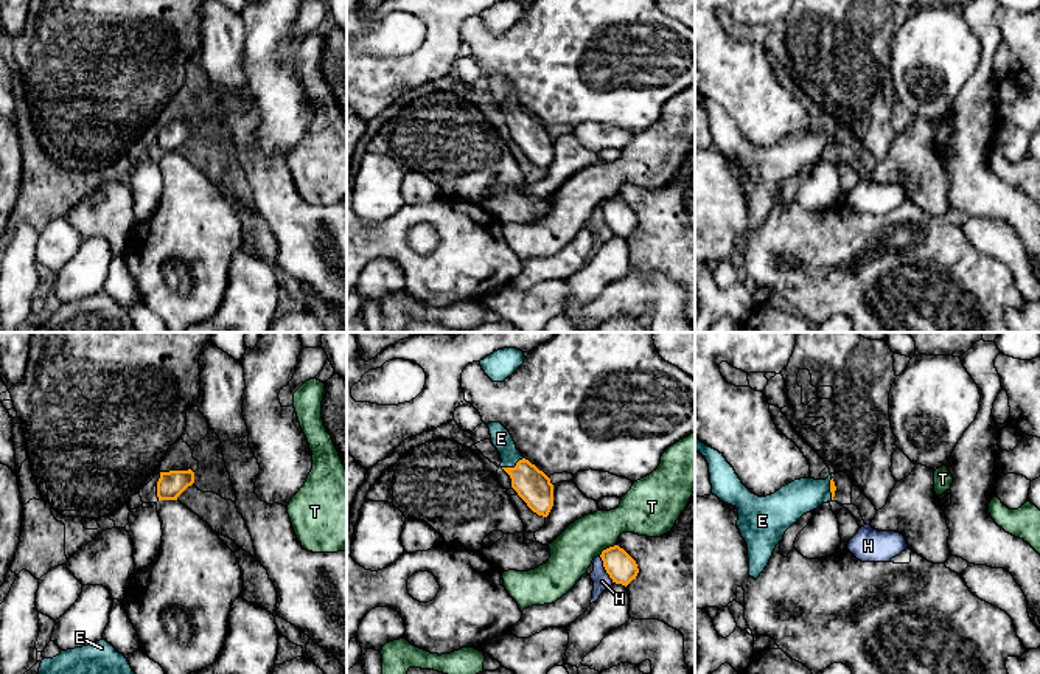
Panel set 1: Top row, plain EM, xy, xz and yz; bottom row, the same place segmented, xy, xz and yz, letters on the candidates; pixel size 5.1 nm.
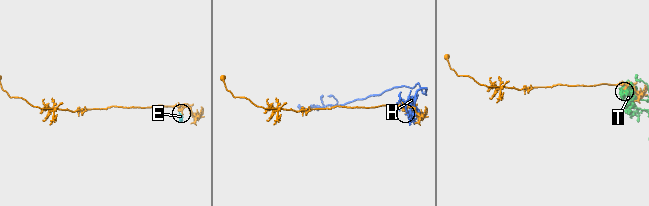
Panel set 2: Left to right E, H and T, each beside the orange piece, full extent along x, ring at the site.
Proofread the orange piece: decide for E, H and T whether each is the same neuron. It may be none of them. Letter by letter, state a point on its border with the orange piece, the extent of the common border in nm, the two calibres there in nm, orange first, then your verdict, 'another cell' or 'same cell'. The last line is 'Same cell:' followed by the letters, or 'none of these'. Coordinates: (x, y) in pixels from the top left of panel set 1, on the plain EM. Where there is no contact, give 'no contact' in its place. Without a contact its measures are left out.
E: meets orange in xz at (512, 120); contact 130 nm long; 180 nm thick on the orange side, 110 nm on the other; same cell
H: meets orange in xz at (605, 221); contact 160 nm long; 160 nm thick on the orange side, 90 nm on the other; another cell
T: meets orange in xz at (607, 201); contact 110 nm long; 160 nm thick on the orange side, 220 nm on the other; another cell
Same cell: E

